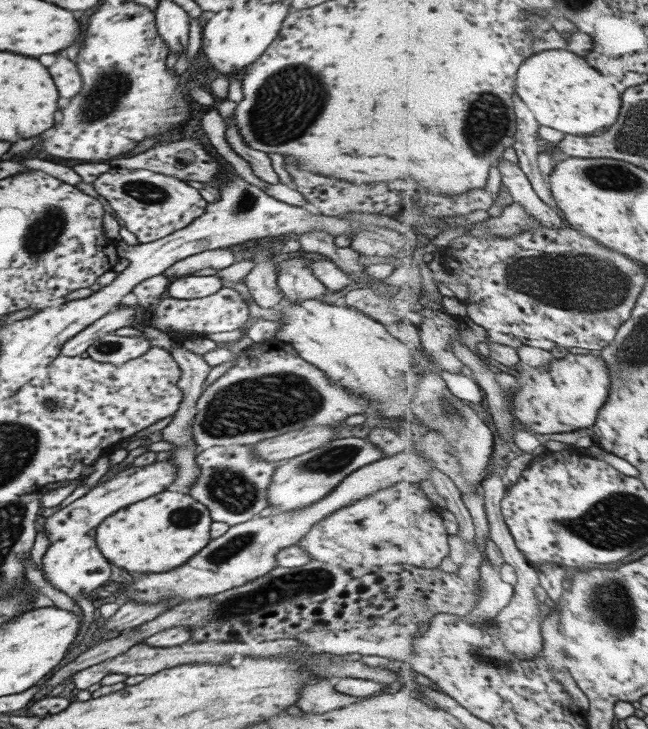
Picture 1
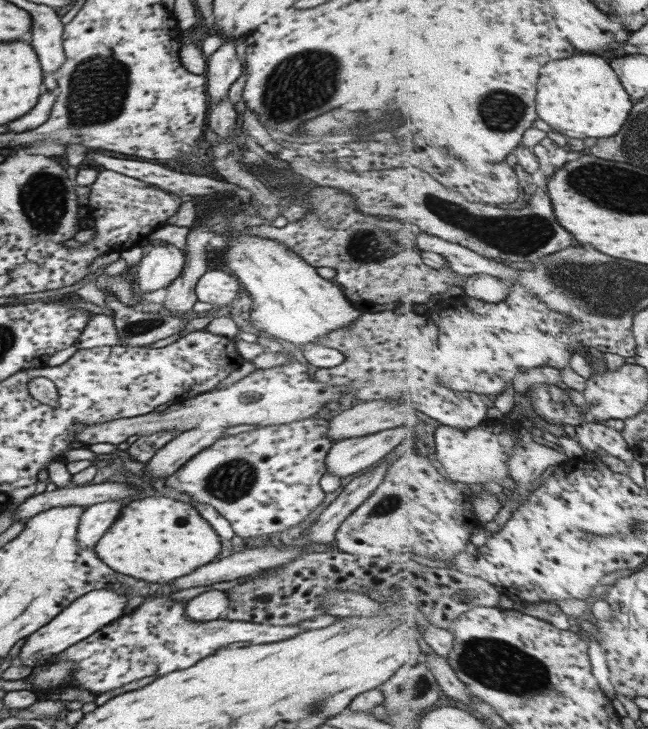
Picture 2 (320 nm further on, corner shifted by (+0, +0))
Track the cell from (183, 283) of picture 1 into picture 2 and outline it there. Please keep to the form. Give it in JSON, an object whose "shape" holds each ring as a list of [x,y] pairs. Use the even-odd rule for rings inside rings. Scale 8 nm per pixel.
{"shape":[[[217,269],[206,270],[195,285],[194,293],[199,302],[228,305],[238,297],[243,288],[233,276]]]}

